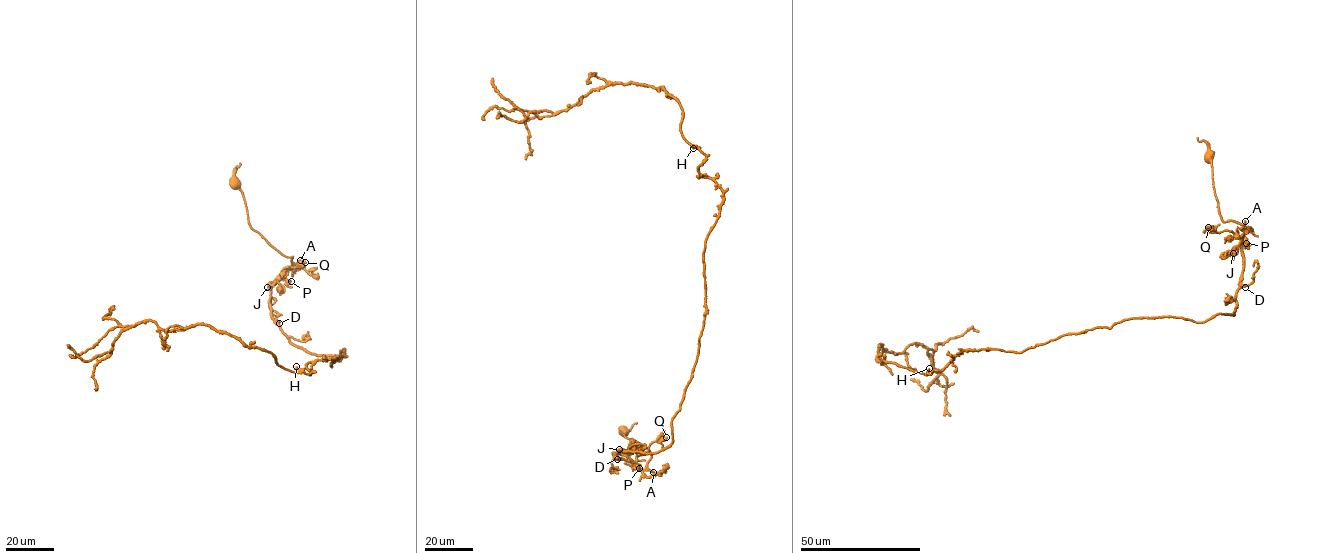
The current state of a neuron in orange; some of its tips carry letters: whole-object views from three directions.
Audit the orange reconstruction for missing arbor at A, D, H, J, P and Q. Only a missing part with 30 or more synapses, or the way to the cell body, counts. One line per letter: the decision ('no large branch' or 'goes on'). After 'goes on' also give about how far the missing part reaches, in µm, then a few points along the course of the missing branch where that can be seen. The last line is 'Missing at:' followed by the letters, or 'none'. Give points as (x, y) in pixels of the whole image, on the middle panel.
A: goes on | 15 µm | (653, 472), (662, 477), (664, 484), (660, 486)
D: no large branch
H: no large branch
J: no large branch
P: no large branch
Q: no large branch
Missing at: A

